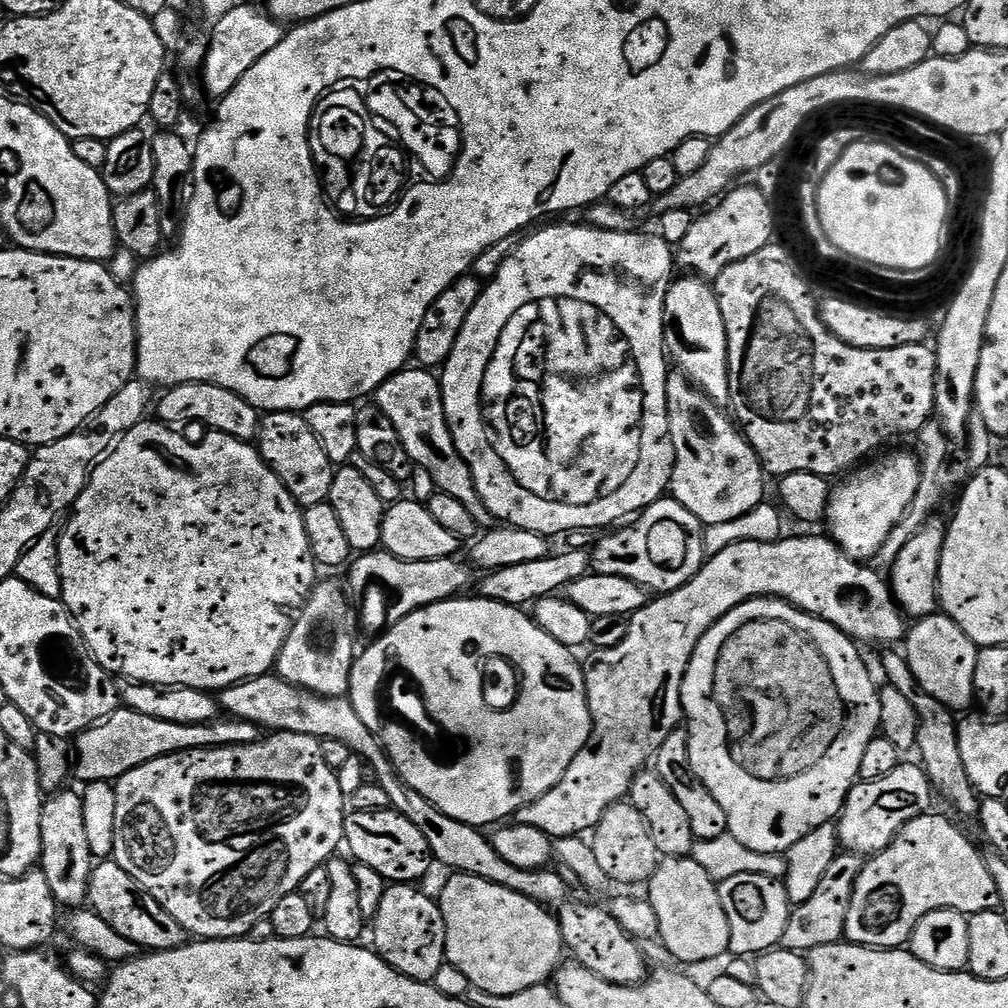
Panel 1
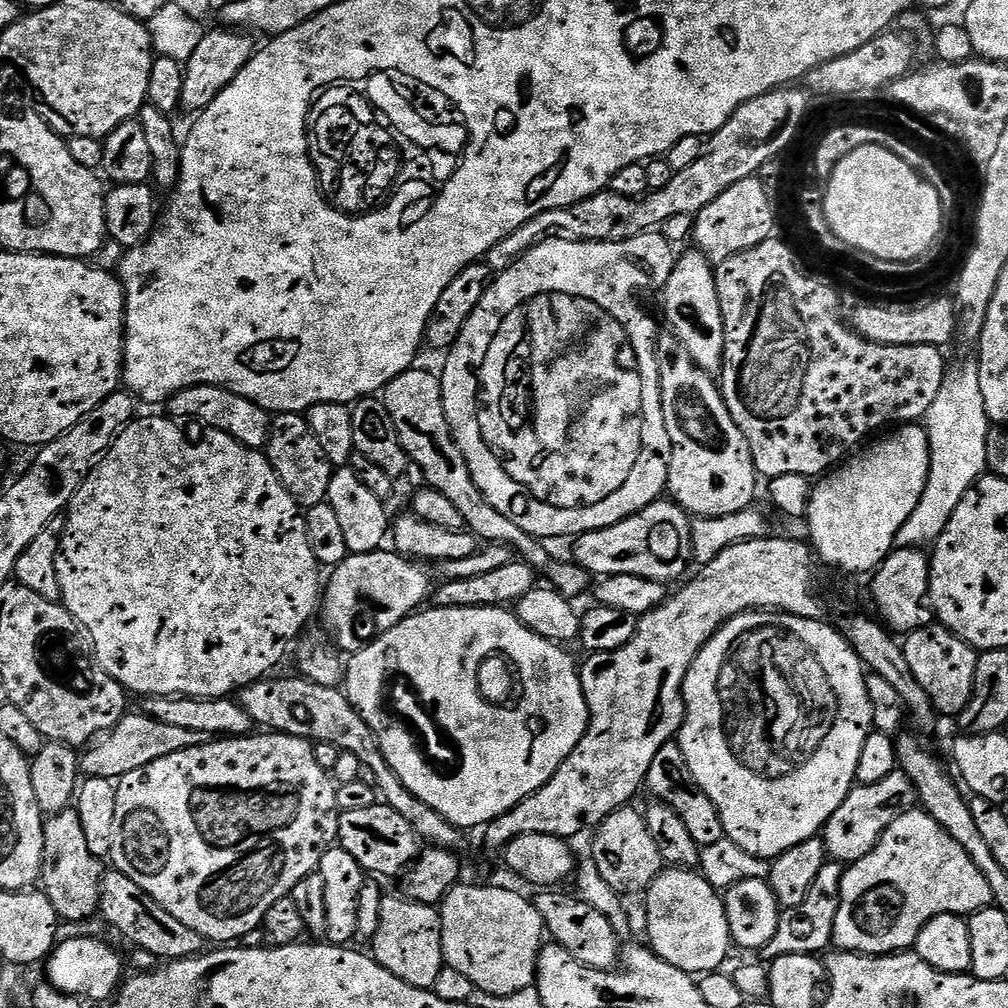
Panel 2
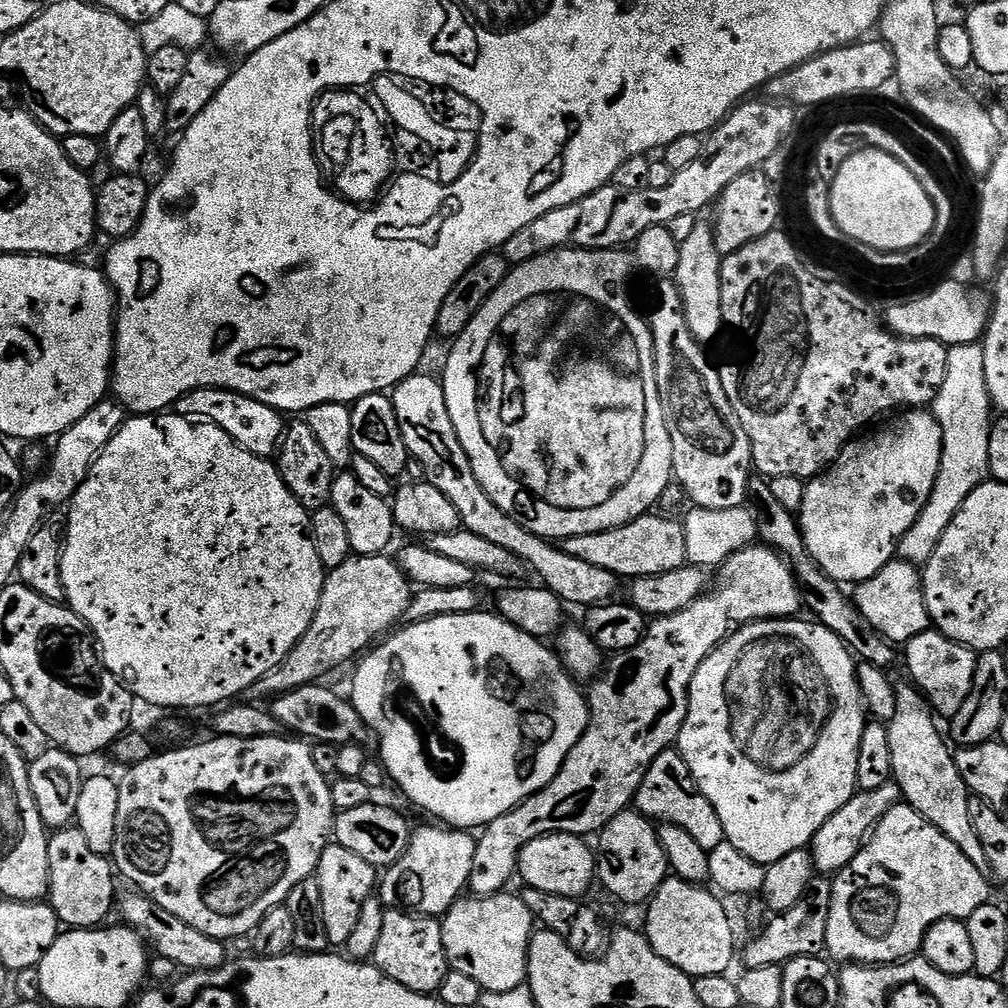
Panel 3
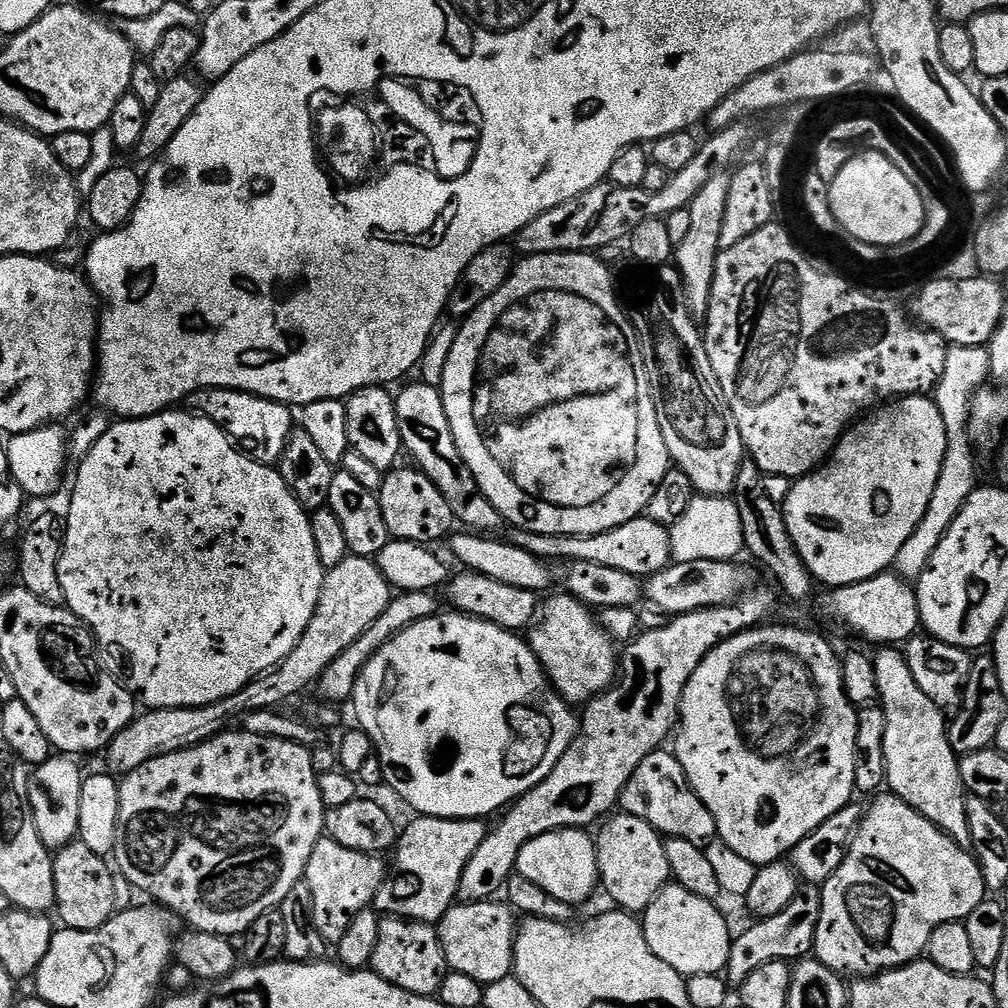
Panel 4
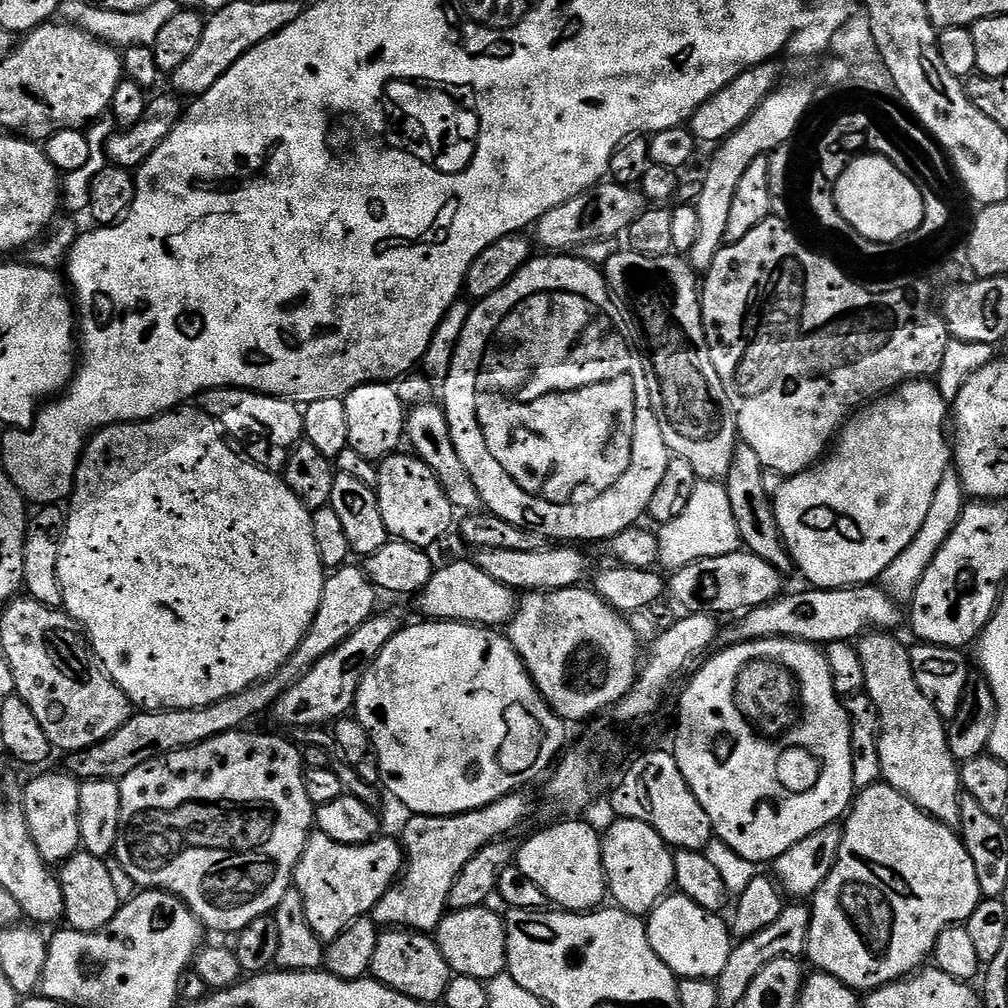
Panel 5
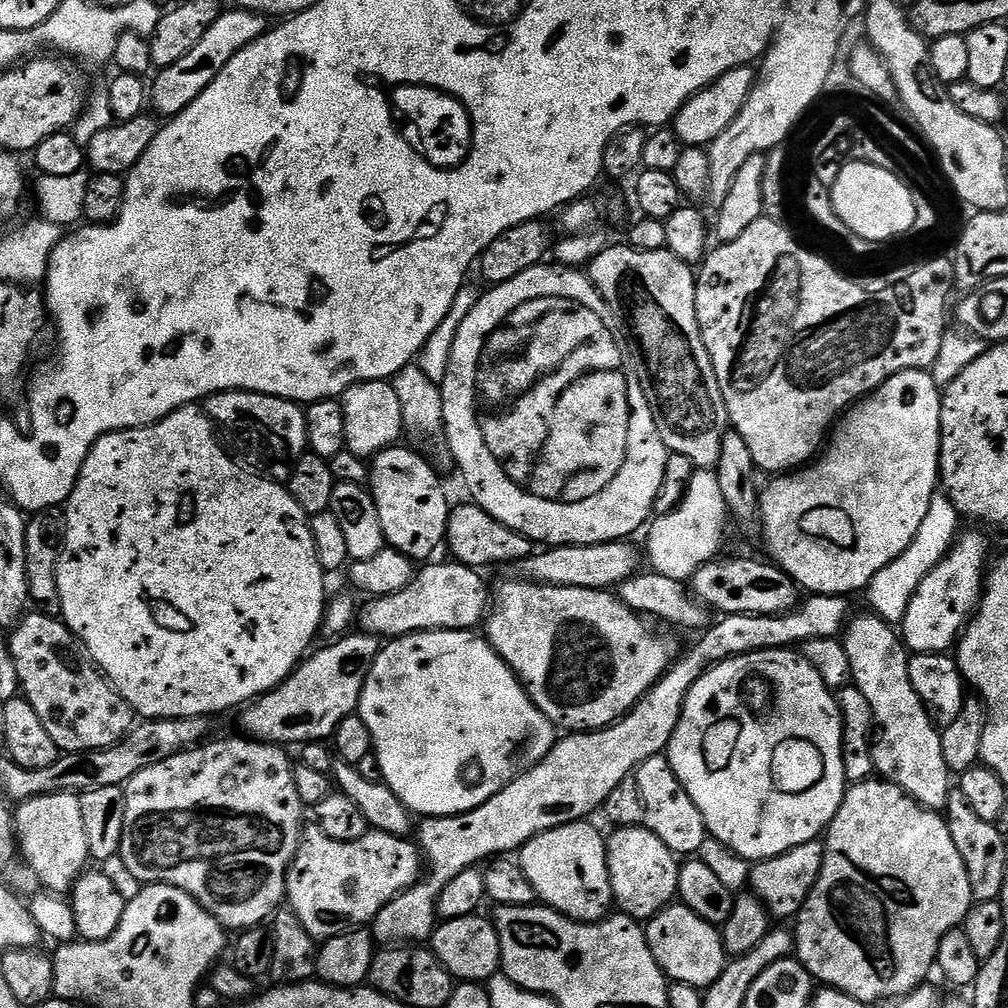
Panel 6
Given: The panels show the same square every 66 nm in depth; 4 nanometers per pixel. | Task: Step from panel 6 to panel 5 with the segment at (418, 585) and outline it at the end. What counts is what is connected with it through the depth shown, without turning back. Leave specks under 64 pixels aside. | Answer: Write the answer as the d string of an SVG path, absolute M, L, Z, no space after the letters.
M471 559L456 560L445 568L437 567L432 573L430 582L426 582L423 592L419 593L421 617L429 621L446 620L450 624L478 624L482 628L499 629L507 625L518 611L518 596L513 589L502 586L502 582L494 582L486 570L482 570Z

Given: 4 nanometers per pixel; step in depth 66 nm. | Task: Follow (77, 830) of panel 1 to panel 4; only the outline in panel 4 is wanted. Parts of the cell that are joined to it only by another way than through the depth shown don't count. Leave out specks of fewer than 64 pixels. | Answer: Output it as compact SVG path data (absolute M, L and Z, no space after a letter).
M79 842L67 844L55 853L54 890L56 891L55 915L60 915L59 923L65 928L82 930L98 930L111 916L118 911L116 905L116 880L113 869L108 869L109 861L103 856L94 854L86 845Z

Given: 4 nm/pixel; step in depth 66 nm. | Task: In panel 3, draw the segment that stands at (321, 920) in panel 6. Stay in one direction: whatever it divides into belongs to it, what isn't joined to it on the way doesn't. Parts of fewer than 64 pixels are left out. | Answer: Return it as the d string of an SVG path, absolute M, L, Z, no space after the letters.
M332 842L325 848L318 862L314 879L318 882L318 890L322 890L322 906L320 917L324 920L329 945L347 945L350 933L358 923L358 914L362 914L362 906L373 899L378 888L378 872L370 862L358 858L358 854L350 854L341 844Z

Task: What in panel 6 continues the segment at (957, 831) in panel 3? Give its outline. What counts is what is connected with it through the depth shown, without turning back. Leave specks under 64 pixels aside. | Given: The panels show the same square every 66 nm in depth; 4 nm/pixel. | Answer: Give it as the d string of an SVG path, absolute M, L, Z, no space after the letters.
M875 614L867 615L853 615L842 633L842 639L852 663L852 684L866 694L878 729L872 746L876 772L913 796L923 808L947 809L954 776L946 766L942 738L928 705L918 690L914 690L914 682L910 682L910 653L904 647L901 633L893 625Z

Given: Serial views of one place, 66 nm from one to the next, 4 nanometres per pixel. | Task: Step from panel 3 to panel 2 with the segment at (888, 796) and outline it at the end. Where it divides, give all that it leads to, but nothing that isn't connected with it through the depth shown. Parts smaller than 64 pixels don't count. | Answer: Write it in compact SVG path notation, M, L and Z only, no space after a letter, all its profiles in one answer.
M902 770L886 774L886 778L882 778L882 782L874 786L856 784L822 829L824 849L837 864L847 866L858 862L866 858L866 854L870 854L874 846L878 846L882 834L888 829L890 822L894 822L894 818L913 811L917 804L914 782L910 782L910 778Z

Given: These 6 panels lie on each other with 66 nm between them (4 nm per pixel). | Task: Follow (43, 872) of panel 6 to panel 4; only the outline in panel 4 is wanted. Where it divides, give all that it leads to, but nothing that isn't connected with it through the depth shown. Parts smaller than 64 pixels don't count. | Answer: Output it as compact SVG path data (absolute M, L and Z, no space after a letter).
M53 754L45 764L37 764L28 777L30 810L34 814L34 826L49 850L65 848L78 836L78 801L82 798L84 776L75 759L64 754Z

